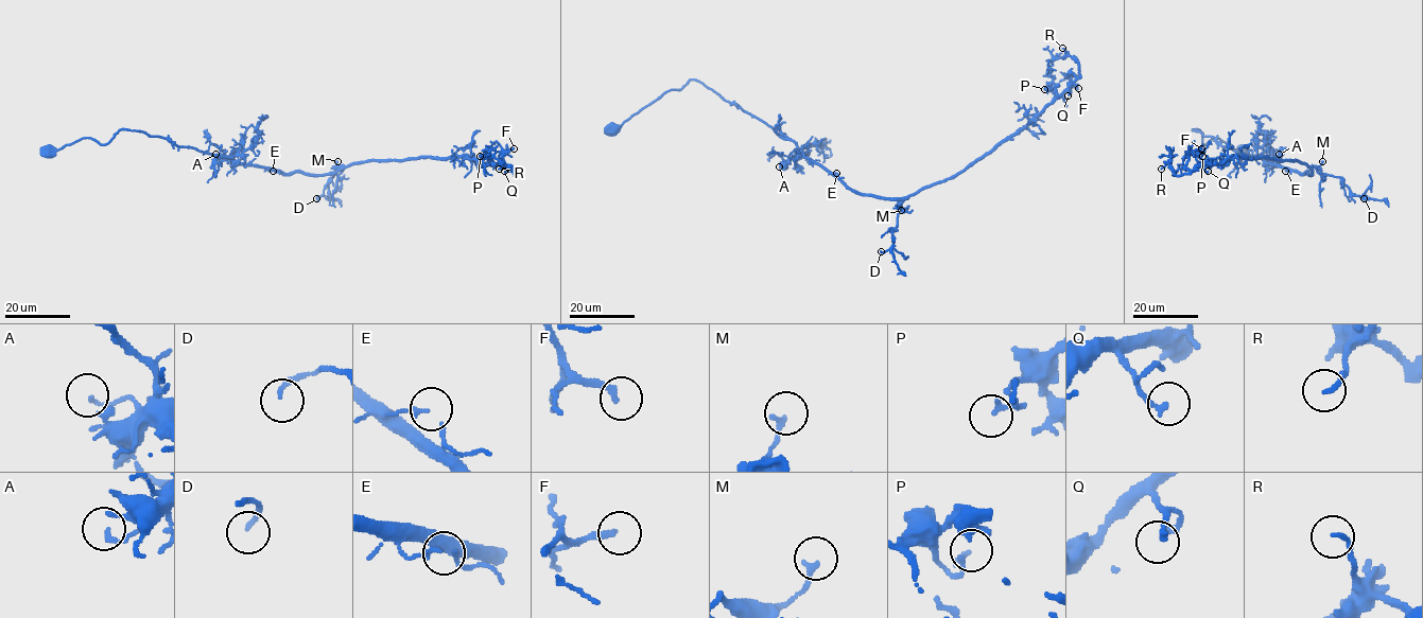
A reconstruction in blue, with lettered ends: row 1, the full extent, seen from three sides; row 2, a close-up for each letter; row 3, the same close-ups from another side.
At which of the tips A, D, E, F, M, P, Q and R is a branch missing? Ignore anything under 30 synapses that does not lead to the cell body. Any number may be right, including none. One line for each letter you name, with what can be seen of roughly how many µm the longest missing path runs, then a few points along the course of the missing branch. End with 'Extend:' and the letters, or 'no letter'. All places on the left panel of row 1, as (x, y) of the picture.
F: missing 15 µm; course (514, 148), (519, 121), (516, 117)
Extend: F

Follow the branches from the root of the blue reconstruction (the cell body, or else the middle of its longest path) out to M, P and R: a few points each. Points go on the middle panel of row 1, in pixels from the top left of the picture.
M: (612, 128), (666, 92), (697, 80), (790, 139), (804, 156), (852, 190), (902, 198), (901, 210)
P: (612, 128), (697, 80), (852, 190), (904, 198), (952, 178), (1017, 135), (1051, 102), (1054, 85), (1044, 89)
R: (612, 128), (697, 80), (852, 190), (904, 198), (962, 172), (1060, 95), (1079, 75), (1078, 63), (1062, 48)

